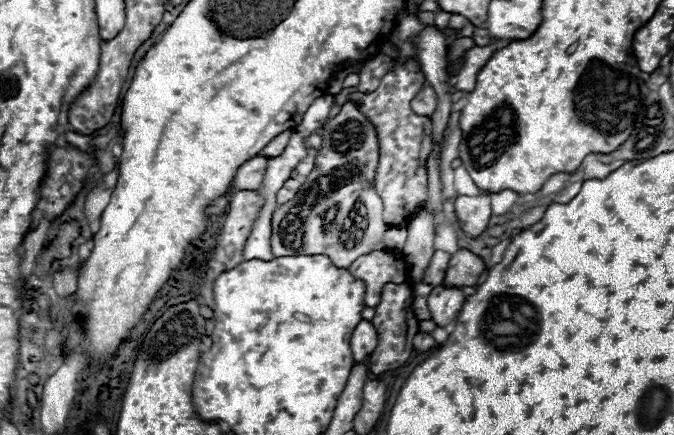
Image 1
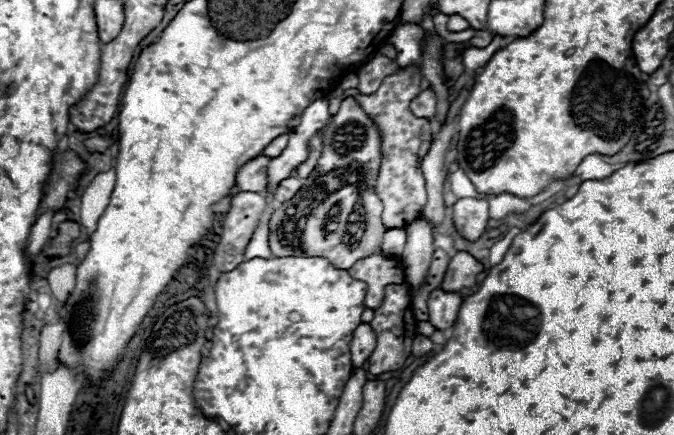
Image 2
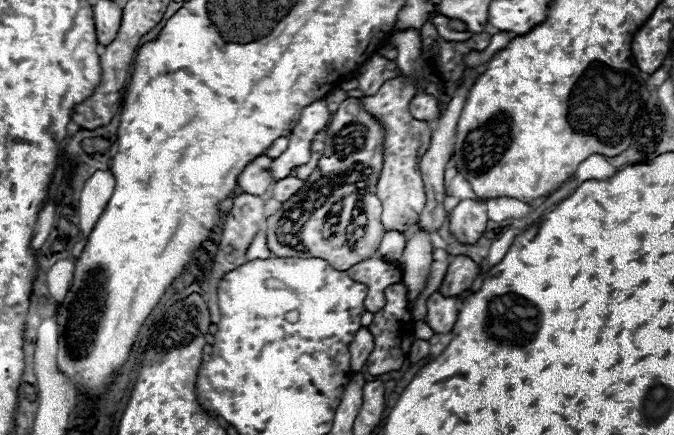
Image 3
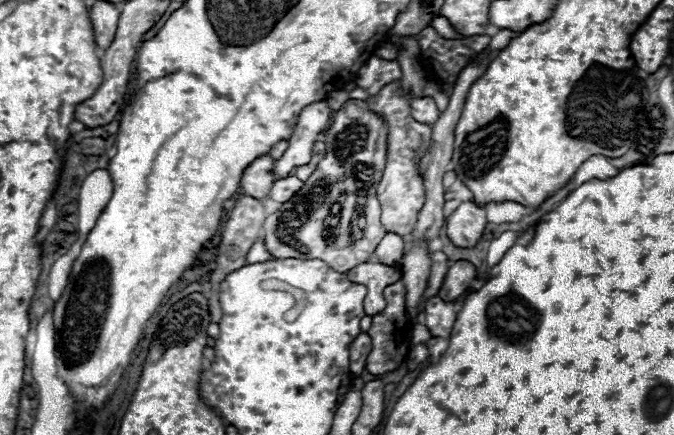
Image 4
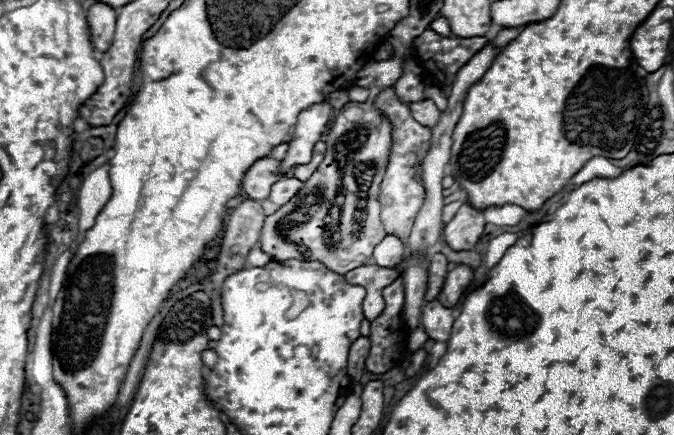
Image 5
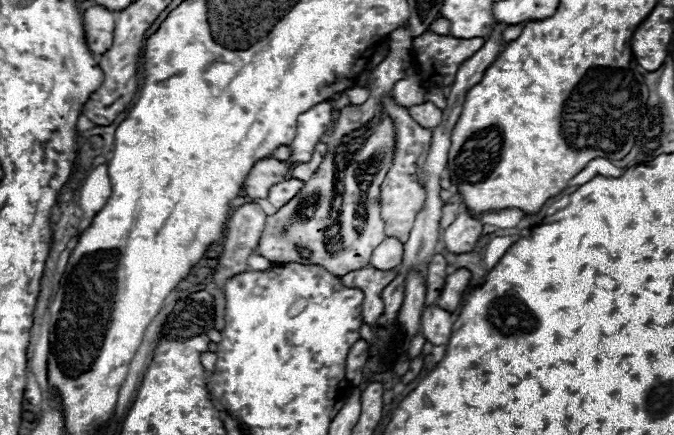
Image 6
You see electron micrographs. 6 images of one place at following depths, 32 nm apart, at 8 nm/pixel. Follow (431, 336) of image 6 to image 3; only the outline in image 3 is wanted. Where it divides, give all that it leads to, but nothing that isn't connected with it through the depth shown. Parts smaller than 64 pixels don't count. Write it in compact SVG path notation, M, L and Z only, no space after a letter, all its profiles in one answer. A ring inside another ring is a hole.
M434 292L426 302L426 324L436 334L448 334L458 316L458 298L444 298L440 292Z

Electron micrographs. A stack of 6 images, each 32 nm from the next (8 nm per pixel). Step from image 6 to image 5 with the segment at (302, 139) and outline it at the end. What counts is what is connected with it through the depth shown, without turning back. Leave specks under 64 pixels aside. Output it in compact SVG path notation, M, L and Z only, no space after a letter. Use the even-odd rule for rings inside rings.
M328 102L314 104L312 108L300 112L296 122L296 136L290 142L290 150L286 158L280 162L284 172L290 172L298 164L306 164L312 158L314 144L320 140L324 132L332 128L334 110Z

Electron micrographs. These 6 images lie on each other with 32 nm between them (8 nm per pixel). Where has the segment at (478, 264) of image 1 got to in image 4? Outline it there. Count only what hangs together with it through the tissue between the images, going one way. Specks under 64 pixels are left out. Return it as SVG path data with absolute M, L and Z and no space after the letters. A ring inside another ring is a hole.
M454 262L444 278L444 284L440 288L440 298L446 302L456 302L472 284L476 276L476 268L470 262Z

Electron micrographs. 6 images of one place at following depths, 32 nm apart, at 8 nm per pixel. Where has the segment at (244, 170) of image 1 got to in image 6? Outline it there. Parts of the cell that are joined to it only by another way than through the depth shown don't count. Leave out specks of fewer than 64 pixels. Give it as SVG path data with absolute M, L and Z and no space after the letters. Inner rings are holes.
M264 158L264 160L256 162L254 168L252 168L252 172L246 178L244 192L250 198L266 198L268 190L274 184L280 184L282 180L288 178L290 168L292 166L288 166L286 162L280 162L276 158Z

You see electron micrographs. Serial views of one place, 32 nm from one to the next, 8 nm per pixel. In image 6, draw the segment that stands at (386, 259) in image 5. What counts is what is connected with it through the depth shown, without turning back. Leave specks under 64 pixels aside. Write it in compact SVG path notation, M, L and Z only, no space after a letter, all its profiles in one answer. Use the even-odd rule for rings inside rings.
M386 238L380 246L376 246L376 250L372 252L372 260L370 266L376 270L394 270L404 254L404 246L402 242L398 242L396 238Z

